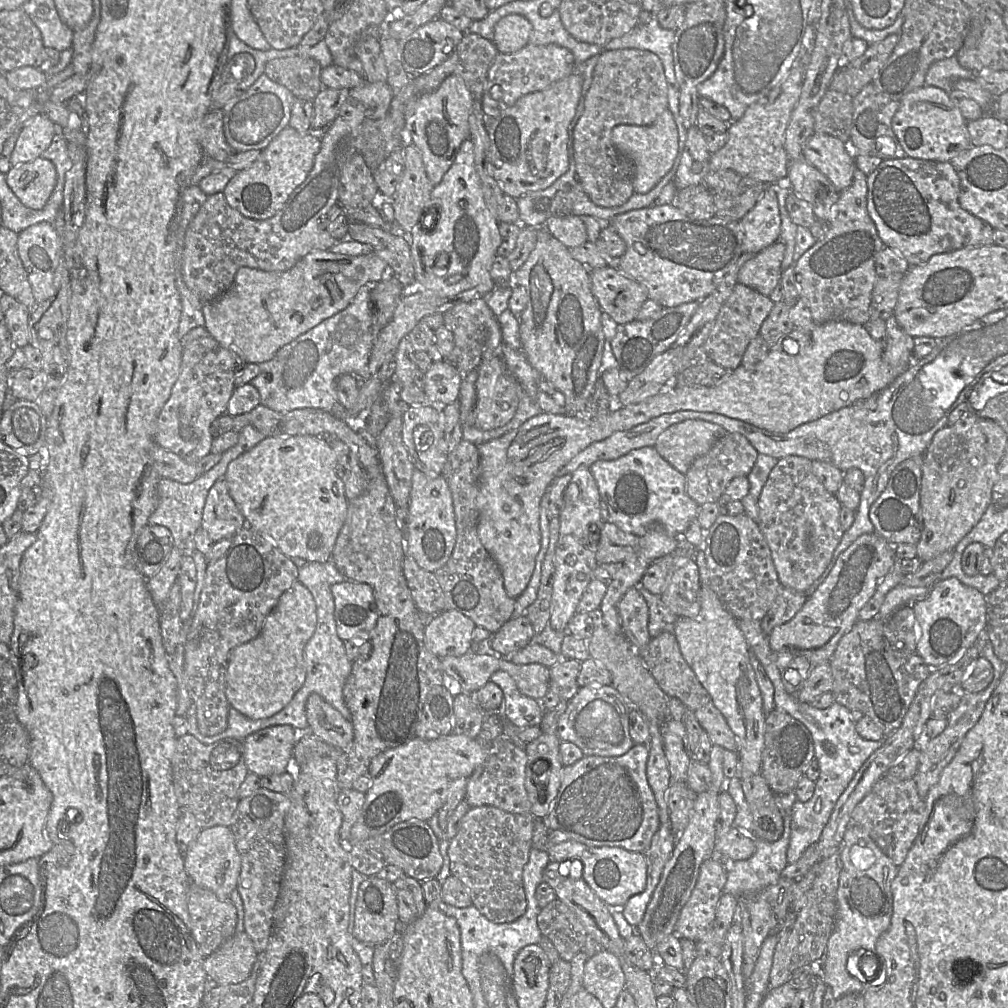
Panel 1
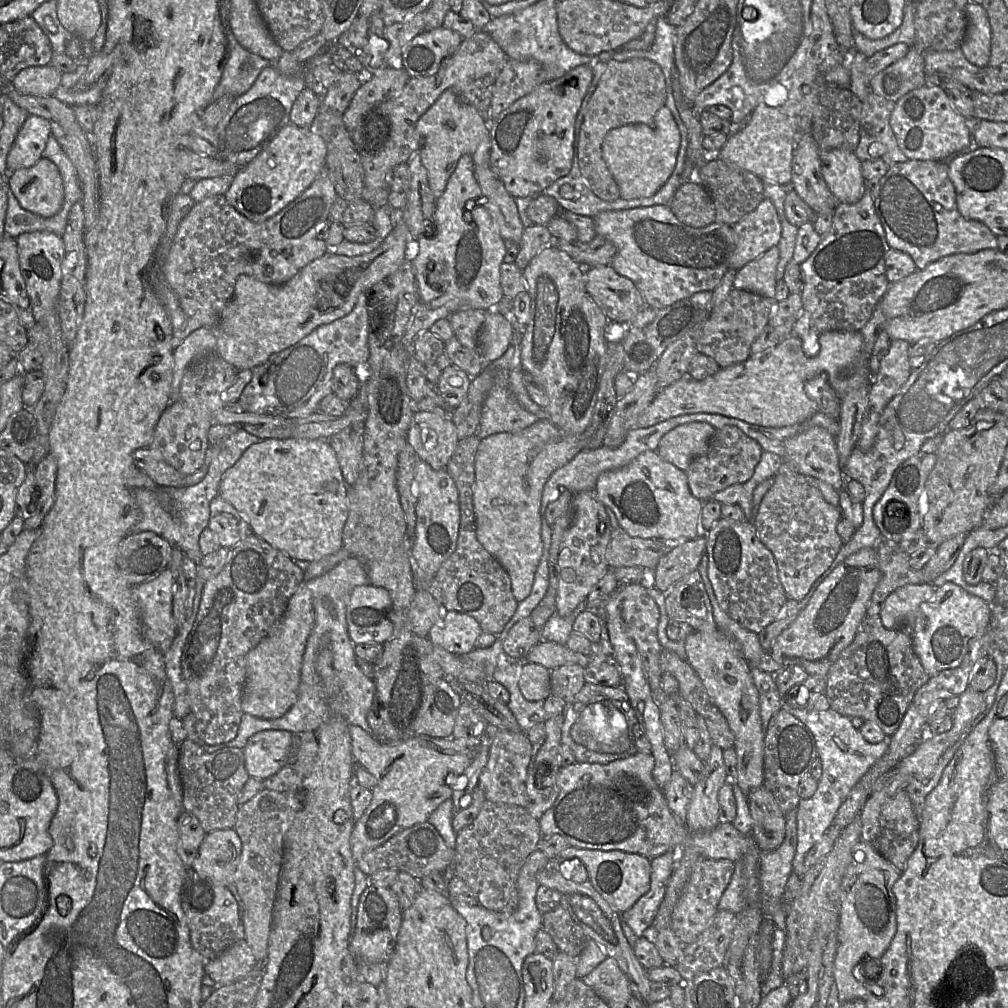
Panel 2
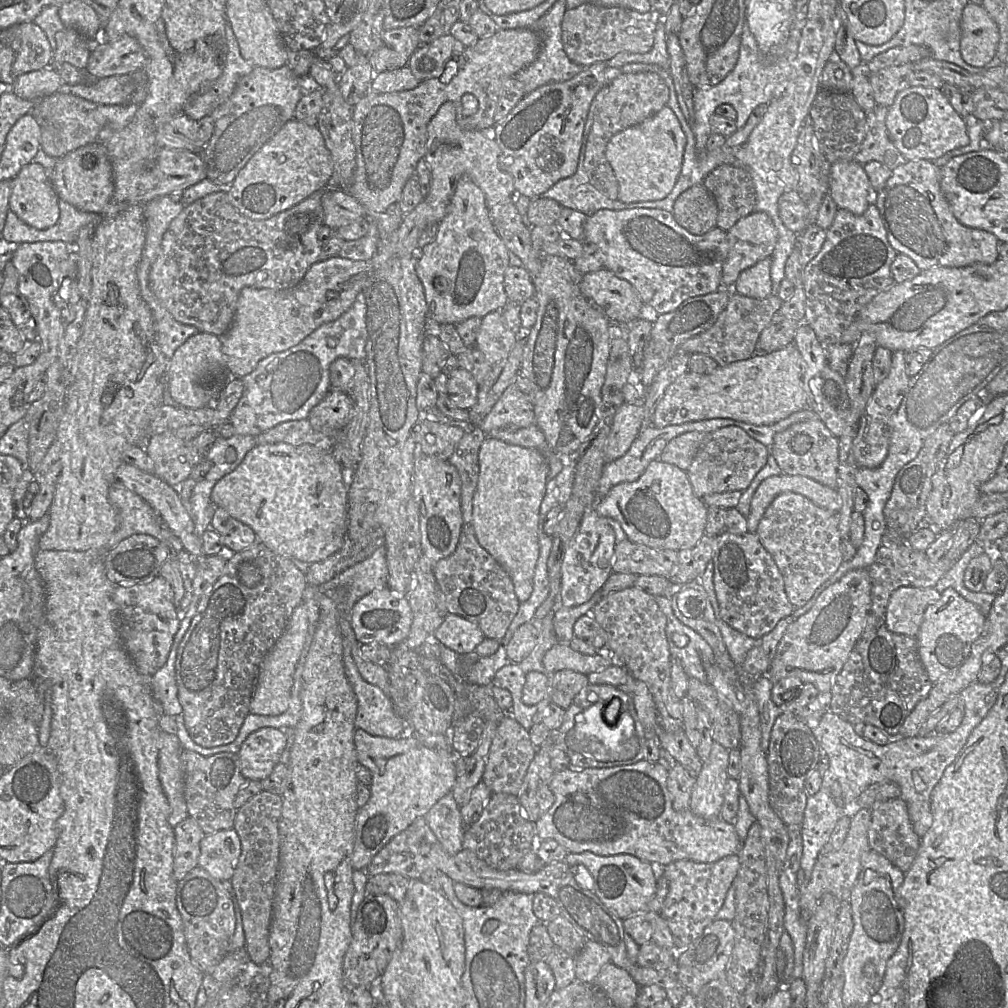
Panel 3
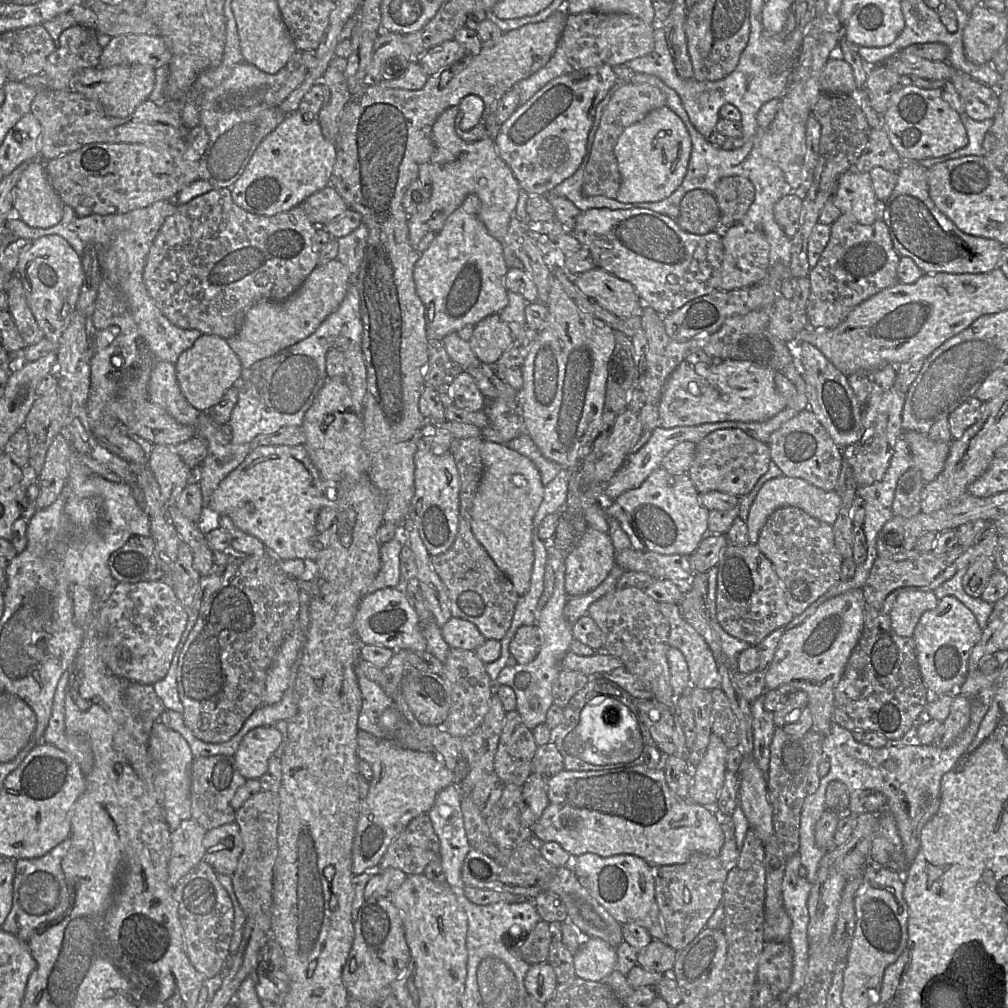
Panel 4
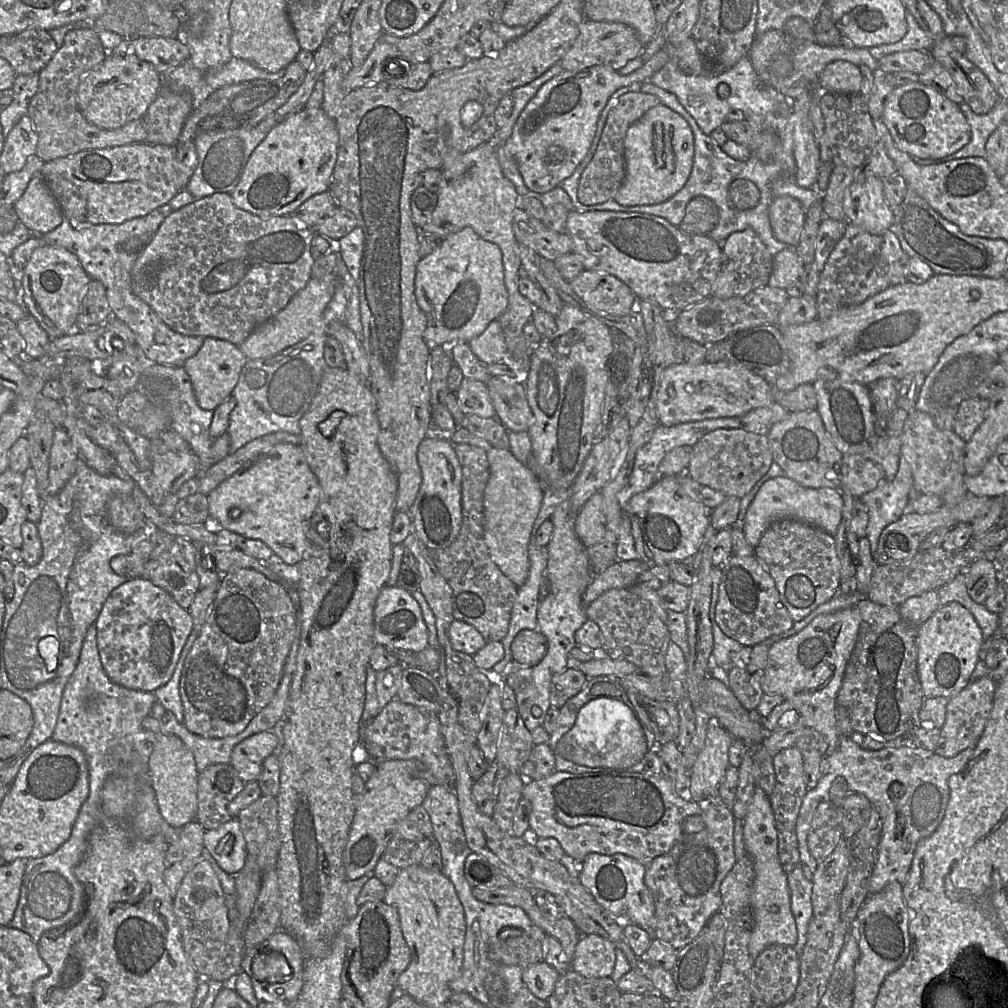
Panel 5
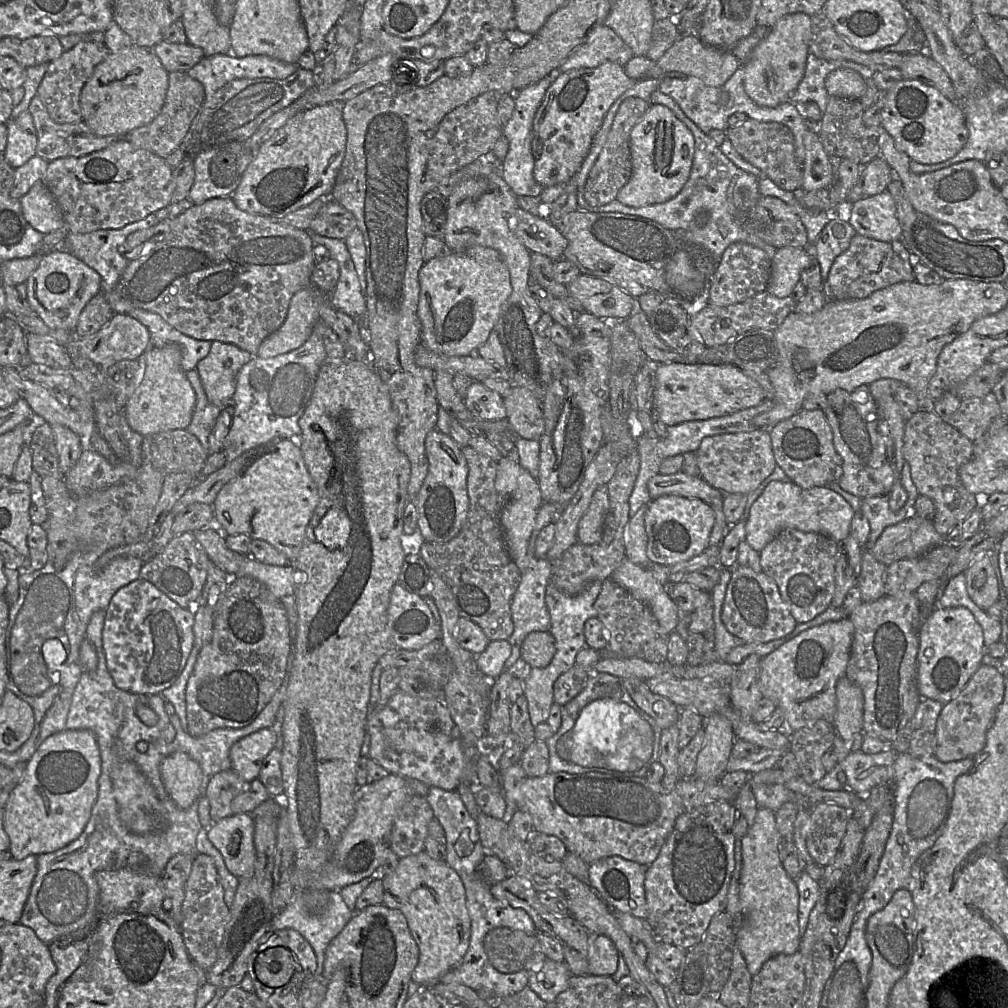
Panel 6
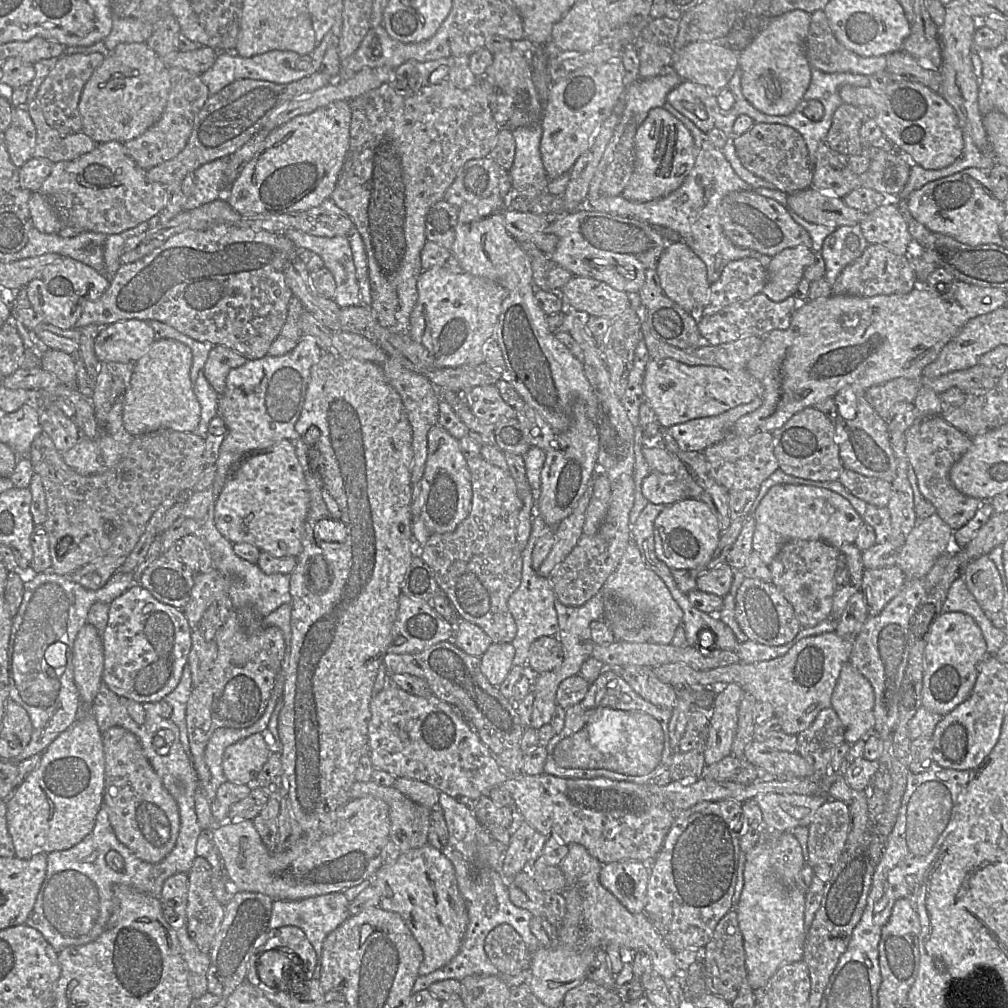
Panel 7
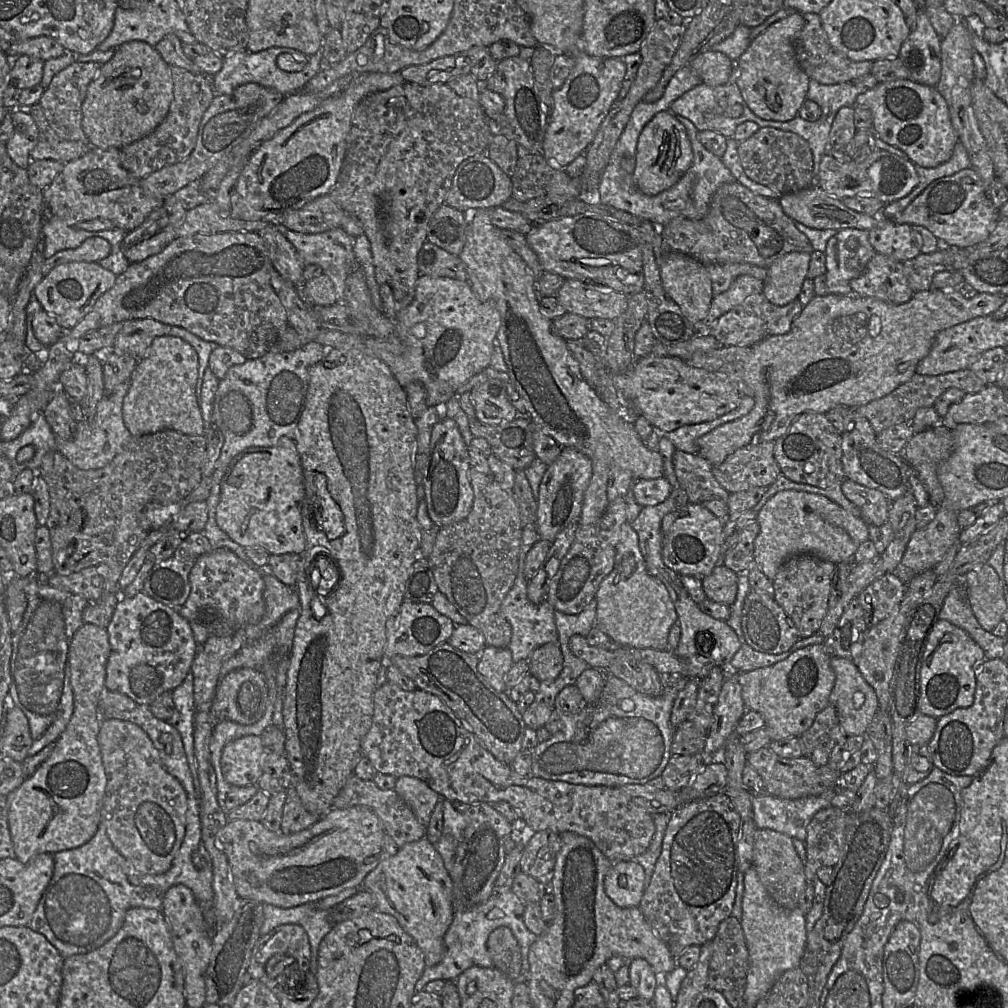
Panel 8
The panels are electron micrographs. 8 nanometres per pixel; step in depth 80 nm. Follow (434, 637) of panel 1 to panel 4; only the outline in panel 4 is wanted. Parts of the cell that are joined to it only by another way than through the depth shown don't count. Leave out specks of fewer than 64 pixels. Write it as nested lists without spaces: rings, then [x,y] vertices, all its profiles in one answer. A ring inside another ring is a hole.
[[[453,616],[441,628],[441,633],[449,647],[456,649],[475,651],[486,641],[473,623]]]

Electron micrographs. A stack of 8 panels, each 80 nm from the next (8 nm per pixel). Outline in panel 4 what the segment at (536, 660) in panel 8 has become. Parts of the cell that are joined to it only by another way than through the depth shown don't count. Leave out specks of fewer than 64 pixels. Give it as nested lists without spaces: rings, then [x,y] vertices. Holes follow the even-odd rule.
[[[537,624],[521,626],[509,645],[510,655],[519,664],[532,662],[541,650],[543,634]]]

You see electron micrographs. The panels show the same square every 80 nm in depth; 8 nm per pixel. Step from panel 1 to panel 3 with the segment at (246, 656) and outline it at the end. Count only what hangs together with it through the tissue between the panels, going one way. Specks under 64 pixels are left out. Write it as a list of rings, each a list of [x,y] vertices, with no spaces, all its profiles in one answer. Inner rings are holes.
[[[300,603],[294,609],[282,635],[260,664],[254,693],[249,705],[250,713],[278,716],[288,709],[294,683],[294,673],[306,642],[308,626],[307,608],[303,603]]]

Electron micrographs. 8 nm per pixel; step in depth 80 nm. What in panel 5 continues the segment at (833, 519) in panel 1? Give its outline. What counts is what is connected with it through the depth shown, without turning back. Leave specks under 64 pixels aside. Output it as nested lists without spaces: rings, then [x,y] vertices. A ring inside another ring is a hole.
[[[792,518],[775,521],[763,533],[755,556],[774,579],[794,622],[803,620],[839,591],[841,562],[835,539],[822,529]]]

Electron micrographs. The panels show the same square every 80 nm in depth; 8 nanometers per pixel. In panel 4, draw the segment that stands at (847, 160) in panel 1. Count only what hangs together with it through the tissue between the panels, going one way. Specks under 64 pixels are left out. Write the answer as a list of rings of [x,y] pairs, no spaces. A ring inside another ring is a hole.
[[[853,168],[841,174],[836,181],[835,197],[842,212],[854,216],[861,224],[871,225],[881,215],[881,201],[876,197],[869,172],[858,172]]]

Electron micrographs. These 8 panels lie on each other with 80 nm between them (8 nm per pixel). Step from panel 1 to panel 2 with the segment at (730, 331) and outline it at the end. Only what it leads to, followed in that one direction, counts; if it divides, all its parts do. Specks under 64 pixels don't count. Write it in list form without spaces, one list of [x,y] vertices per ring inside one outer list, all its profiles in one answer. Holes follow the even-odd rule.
[[[733,288],[721,305],[702,322],[696,347],[699,353],[713,358],[721,368],[743,362],[751,355],[751,345],[768,324],[777,305],[774,298]]]

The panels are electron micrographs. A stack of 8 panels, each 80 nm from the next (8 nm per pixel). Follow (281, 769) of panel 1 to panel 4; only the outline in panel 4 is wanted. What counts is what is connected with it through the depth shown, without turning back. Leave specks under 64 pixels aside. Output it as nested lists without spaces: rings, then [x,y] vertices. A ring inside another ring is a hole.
[[[275,726],[257,727],[249,731],[241,740],[233,756],[240,774],[246,779],[259,779],[268,769],[268,761],[278,750],[282,735]]]

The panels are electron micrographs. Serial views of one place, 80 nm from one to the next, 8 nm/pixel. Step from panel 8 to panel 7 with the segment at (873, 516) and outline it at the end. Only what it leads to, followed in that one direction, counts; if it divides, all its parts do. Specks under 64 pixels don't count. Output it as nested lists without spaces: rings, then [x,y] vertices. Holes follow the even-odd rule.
[[[844,468],[838,481],[855,497],[876,507],[887,507],[891,496],[892,483],[863,476]]]

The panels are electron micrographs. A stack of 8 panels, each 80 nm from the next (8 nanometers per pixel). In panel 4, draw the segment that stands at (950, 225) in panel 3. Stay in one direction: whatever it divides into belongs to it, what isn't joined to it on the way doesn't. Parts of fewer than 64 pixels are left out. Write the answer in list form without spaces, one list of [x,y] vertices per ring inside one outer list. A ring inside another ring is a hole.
[[[909,161],[897,172],[897,184],[887,200],[881,201],[880,217],[886,223],[893,246],[900,256],[913,259],[924,273],[987,273],[998,267],[1003,245],[990,238],[969,235],[943,214],[929,194],[927,169],[919,161]]]

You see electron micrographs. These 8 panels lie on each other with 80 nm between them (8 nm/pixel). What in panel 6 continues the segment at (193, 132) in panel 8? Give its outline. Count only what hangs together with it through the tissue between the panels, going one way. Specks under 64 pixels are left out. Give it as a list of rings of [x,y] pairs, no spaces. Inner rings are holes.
[[[187,72],[168,73],[169,85],[160,113],[150,123],[133,130],[125,137],[132,145],[146,149],[165,159],[179,147],[205,100],[203,85],[191,78]]]

